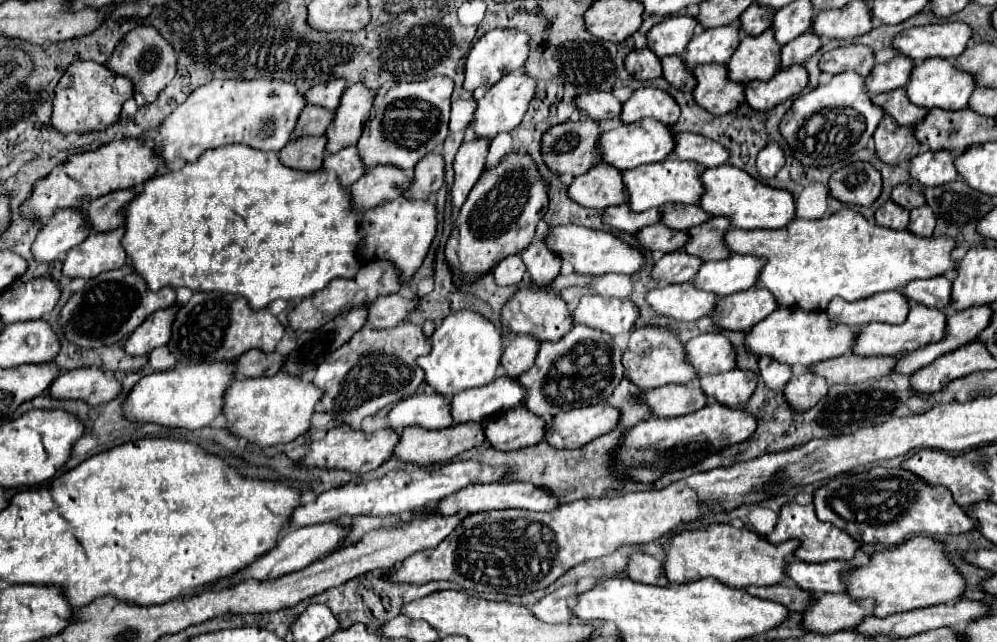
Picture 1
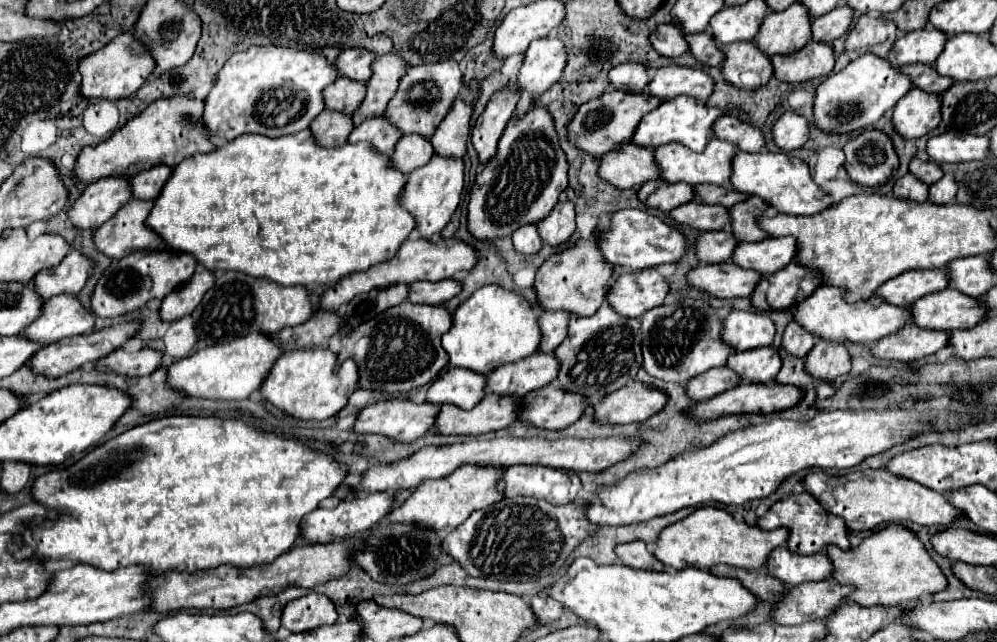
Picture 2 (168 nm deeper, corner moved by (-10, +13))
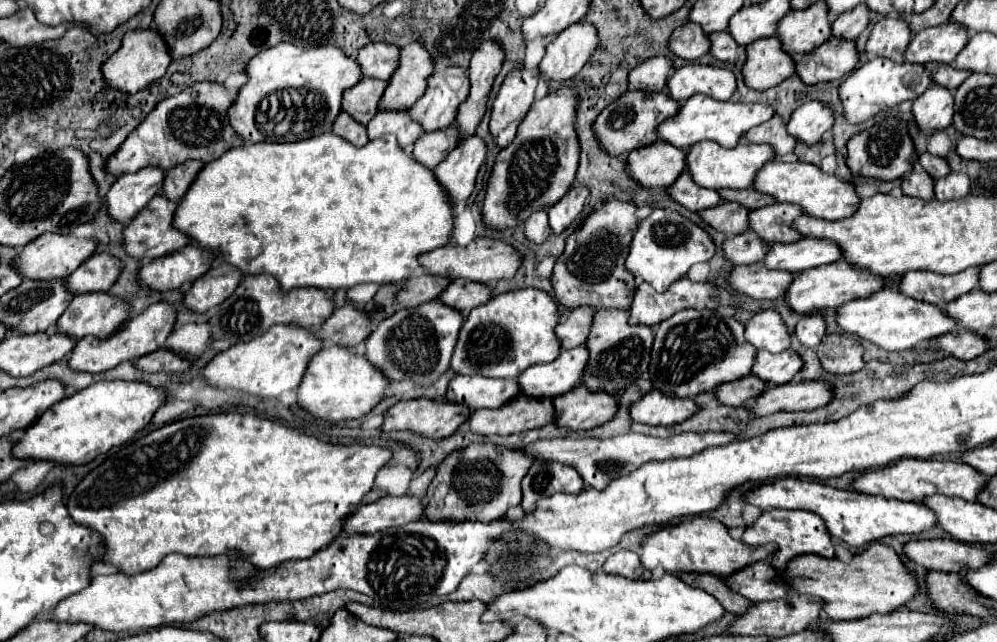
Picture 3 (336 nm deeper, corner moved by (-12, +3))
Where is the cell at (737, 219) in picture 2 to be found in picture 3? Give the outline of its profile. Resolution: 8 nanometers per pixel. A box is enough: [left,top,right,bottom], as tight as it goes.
[749,203,803,245]

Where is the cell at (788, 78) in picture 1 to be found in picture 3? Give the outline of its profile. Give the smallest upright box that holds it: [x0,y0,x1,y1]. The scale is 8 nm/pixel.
[797,35,857,85]

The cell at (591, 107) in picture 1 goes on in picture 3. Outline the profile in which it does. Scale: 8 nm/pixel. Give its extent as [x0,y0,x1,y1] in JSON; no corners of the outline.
[629,55,673,91]

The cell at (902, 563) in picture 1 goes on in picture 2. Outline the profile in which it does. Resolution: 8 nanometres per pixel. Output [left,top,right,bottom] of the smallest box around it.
[827,525,947,605]

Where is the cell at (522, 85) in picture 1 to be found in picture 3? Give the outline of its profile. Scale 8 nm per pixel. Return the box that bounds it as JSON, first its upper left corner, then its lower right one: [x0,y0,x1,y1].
[539,21,599,81]

